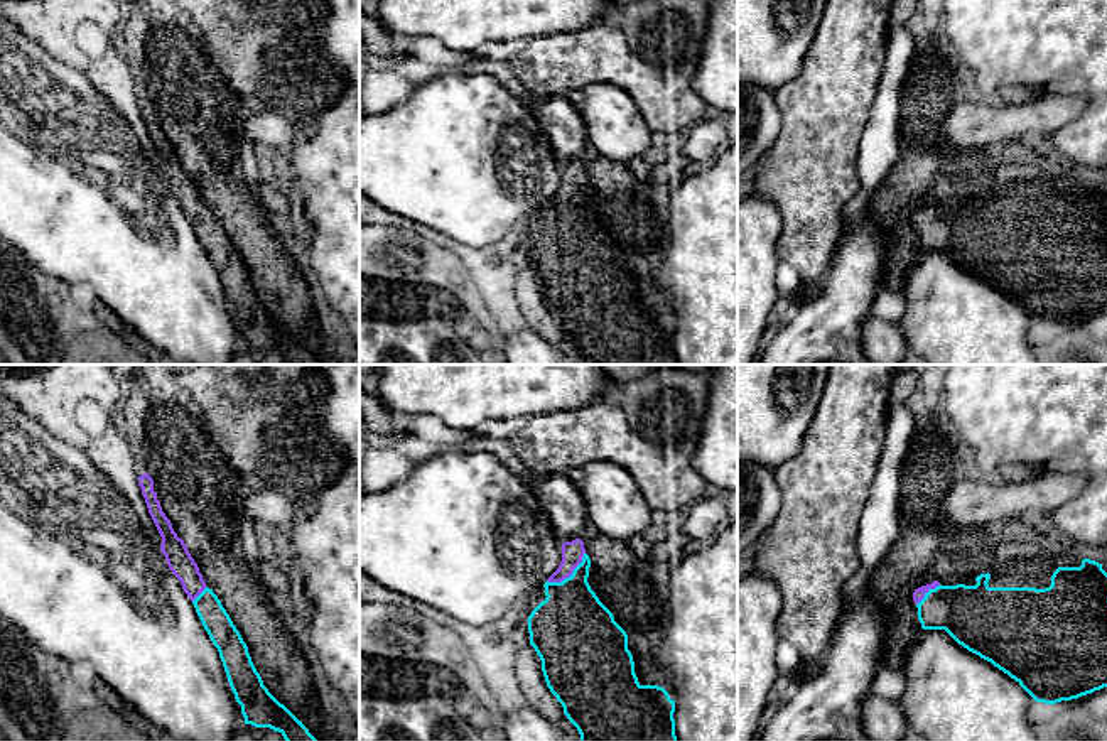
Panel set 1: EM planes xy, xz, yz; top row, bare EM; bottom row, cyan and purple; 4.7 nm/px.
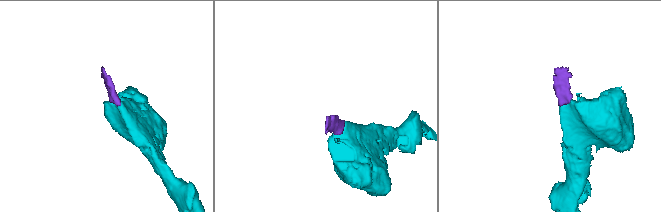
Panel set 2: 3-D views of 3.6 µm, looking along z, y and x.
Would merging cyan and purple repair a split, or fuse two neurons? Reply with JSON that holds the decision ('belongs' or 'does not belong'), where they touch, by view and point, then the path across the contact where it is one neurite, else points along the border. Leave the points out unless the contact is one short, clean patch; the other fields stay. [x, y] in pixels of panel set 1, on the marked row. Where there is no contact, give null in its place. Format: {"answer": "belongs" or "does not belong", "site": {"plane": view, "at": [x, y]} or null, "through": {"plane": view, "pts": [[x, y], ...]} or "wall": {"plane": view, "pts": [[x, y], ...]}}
{"answer": "belongs", "site": {"plane": "xz", "at": [571, 576]}, "through": {"plane": "xz", "pts": [[571, 628], [571, 576], [572, 552]]}}

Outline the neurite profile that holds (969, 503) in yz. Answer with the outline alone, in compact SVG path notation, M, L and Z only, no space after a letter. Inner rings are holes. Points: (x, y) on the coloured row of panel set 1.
M1033 474L1018 484L962 479L948 491L943 510L955 525L999 528L1058 508L1085 484L1082 474Z

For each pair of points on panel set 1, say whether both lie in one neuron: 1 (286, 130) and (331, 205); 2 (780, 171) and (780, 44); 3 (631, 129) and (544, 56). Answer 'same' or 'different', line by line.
1: different
2: different
3: different

